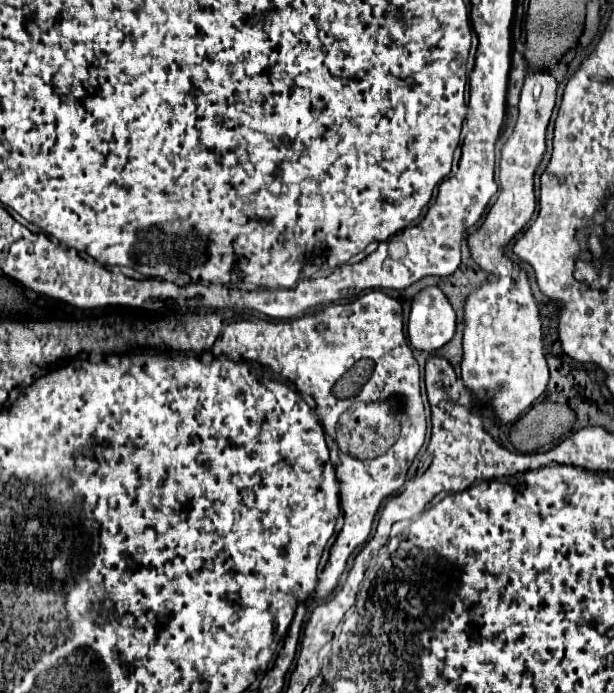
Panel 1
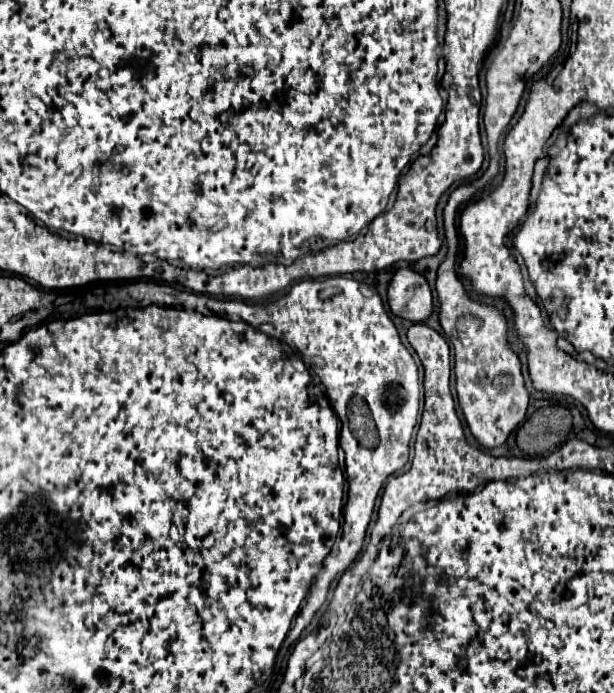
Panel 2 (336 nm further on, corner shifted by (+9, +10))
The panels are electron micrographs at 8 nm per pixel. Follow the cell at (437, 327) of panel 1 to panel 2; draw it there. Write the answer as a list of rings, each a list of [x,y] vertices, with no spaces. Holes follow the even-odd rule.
[[[401,268],[393,274],[387,288],[387,302],[395,316],[411,322],[423,322],[433,310],[427,280],[411,268]]]

